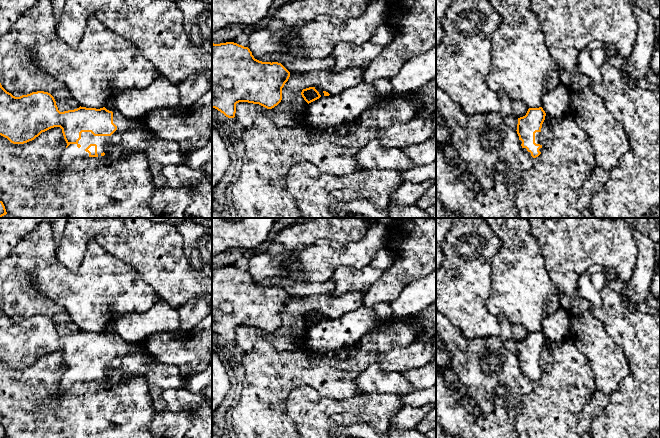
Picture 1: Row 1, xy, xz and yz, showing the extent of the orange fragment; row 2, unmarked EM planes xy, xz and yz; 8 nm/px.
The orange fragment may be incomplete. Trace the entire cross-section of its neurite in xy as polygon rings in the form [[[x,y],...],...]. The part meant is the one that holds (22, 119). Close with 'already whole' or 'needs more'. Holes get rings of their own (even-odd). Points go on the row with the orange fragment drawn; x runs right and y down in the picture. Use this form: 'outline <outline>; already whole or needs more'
outline [[[0,83],[0,135],[13,144],[34,140],[42,132],[60,127],[67,143],[60,165],[77,158],[125,155],[122,136],[132,130],[137,119],[127,119],[105,107],[79,107],[60,112],[54,97],[44,91],[15,97]]]; needs more

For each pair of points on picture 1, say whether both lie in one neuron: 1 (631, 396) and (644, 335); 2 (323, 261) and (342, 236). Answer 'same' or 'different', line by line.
1: same
2: different

